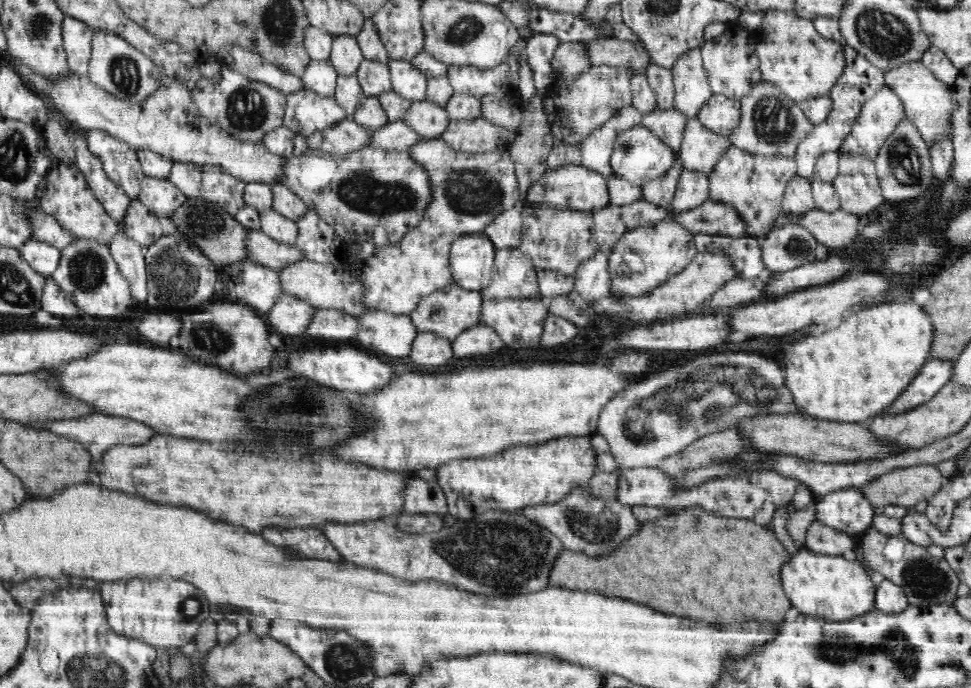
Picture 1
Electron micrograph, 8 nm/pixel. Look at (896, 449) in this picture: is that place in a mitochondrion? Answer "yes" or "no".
no

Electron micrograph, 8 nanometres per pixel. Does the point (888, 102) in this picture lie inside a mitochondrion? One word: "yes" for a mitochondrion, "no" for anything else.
no

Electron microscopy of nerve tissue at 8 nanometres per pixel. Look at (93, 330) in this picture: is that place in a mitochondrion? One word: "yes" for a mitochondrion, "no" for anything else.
no

